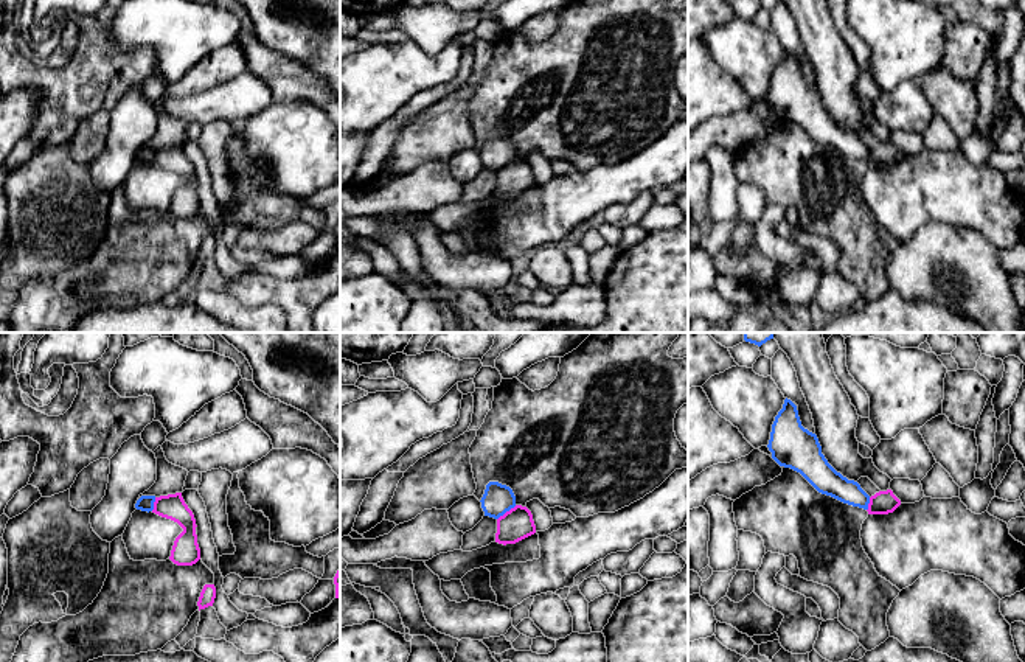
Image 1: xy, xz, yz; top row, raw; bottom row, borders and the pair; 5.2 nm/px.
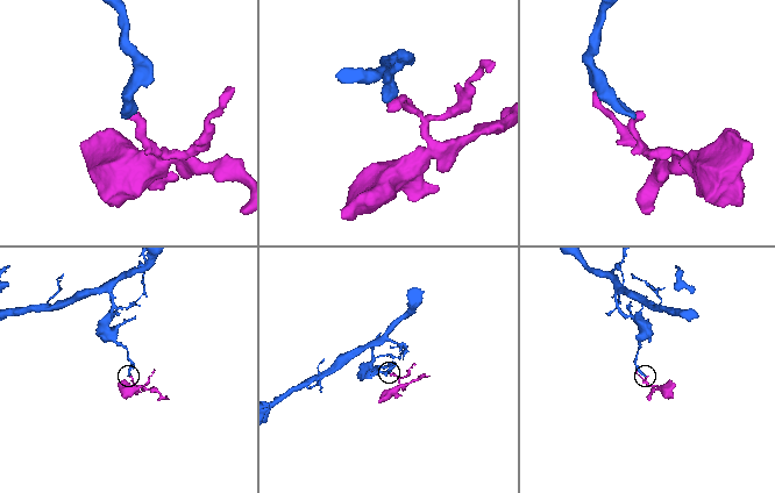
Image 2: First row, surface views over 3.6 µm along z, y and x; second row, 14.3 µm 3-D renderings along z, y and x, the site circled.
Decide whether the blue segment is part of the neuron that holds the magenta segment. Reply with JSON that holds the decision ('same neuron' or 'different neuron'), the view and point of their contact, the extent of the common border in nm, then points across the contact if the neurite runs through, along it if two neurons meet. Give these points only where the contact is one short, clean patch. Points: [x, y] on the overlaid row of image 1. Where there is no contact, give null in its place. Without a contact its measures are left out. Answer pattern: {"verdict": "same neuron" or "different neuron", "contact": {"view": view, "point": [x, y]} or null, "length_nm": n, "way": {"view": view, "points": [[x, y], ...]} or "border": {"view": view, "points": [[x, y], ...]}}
{"verdict": "different neuron", "contact": {"view": "xz", "point": [507, 512]}, "length_nm": 130, "border": {"view": "xz", "points": [[516, 505], [497, 519]]}}

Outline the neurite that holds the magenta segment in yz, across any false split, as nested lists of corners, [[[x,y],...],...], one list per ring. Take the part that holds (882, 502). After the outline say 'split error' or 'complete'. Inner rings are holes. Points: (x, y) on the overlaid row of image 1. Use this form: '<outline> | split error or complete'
[[[891,490],[879,491],[870,497],[868,514],[888,514],[901,505],[901,500]]] | complete

